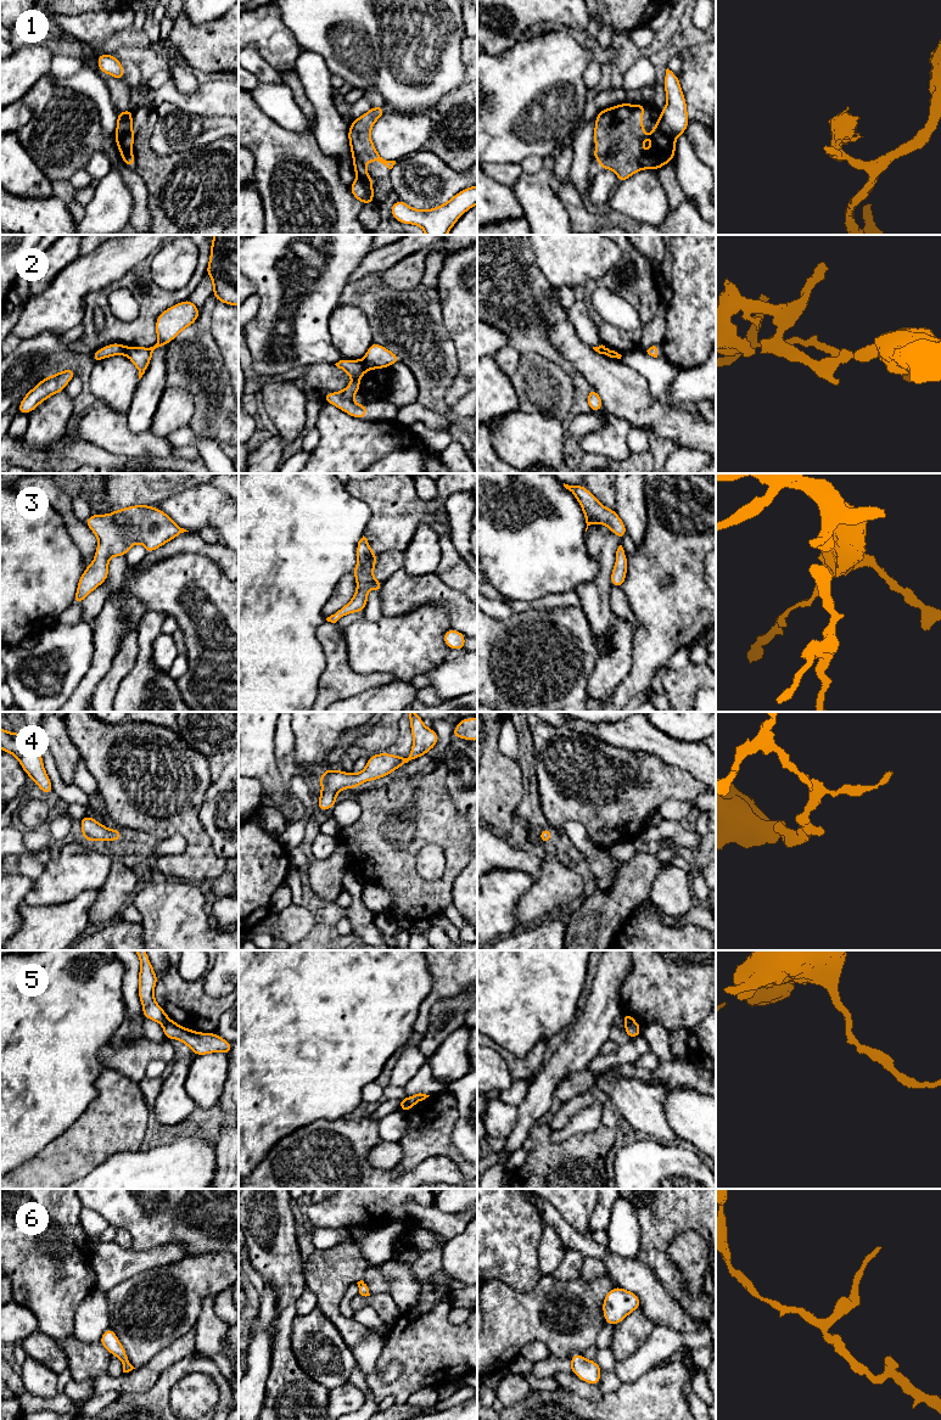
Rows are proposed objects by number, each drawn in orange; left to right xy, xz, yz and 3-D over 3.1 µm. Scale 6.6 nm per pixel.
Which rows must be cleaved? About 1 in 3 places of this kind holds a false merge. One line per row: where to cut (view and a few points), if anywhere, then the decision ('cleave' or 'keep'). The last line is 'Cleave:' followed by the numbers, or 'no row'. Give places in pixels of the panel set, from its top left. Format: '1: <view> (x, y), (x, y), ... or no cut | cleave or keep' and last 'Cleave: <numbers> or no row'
1: yz (659, 118), (661, 129), (667, 135), (675, 138) | cleave
2: xy (128, 347), (125, 354) | cleave
3: no cut | keep
4: no cut | keep
5: yz (634, 1021), (625, 1023) | cleave
6: no cut | keep
Cleave: 1, 2, 5

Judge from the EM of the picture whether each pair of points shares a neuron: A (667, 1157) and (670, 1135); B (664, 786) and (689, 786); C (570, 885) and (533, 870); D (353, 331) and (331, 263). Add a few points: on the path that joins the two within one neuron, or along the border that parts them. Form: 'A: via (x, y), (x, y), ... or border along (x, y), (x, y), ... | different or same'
A: border along (649, 1137), (673, 1144) | different
B: via (670, 786), (683, 786) | same
C: border along (548, 857), (542, 863), (541, 871), (533, 880) | different
D: border along (339, 306), (329, 320), (329, 332) | different

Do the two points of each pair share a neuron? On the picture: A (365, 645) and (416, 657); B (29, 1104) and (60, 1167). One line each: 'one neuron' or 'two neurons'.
A: one neuron
B: two neurons

